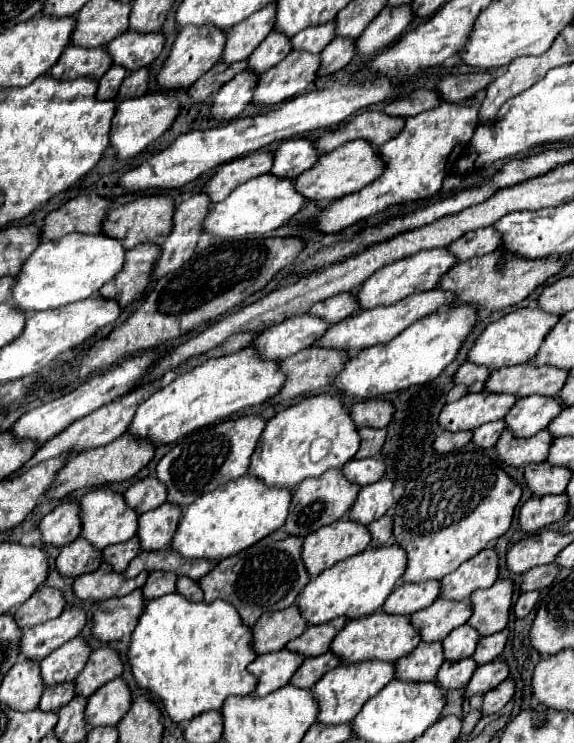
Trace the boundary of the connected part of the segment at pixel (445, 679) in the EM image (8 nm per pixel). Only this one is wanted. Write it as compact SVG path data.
M464 658L460 662L444 662L438 670L436 676L436 684L446 688L446 690L454 690L454 688L464 688L468 684L468 678L472 676L472 672L476 670L476 662L472 658Z

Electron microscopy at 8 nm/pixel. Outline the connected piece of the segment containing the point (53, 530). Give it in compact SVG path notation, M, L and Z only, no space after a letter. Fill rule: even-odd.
M62 502L50 514L46 514L38 526L42 538L42 546L62 548L78 538L80 534L80 518L76 502Z

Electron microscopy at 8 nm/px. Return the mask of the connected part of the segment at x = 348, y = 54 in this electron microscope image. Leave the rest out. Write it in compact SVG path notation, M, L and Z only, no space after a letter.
M334 38L320 54L320 68L316 76L330 76L336 70L344 68L350 60L354 58L354 40L346 40L346 38Z

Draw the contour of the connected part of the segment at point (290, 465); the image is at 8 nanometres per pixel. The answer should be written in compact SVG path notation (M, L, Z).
M318 394L280 410L266 422L250 458L248 474L270 488L296 488L306 478L318 478L330 468L342 468L354 458L358 446L360 436L342 404L342 398L336 394Z

